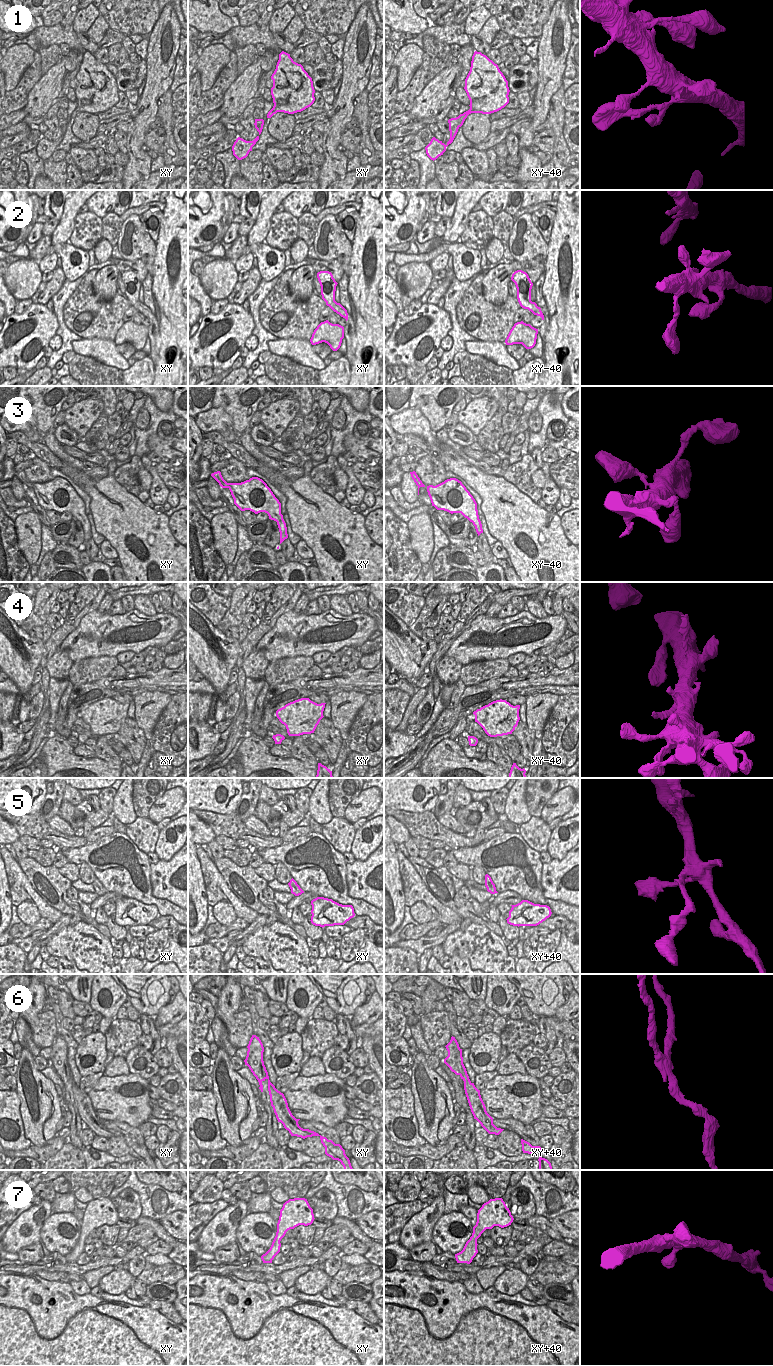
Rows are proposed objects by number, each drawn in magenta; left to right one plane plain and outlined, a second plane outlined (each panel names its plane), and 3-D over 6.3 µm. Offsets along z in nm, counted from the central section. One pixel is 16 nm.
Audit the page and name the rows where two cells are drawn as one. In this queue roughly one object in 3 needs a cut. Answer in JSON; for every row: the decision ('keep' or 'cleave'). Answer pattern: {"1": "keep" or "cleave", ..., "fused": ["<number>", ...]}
{"1": "keep", "2": "keep", "3": "keep", "4": "keep", "5": "cleave", "6": "cleave", "7": "keep", "fused": ["5", "6"]}

